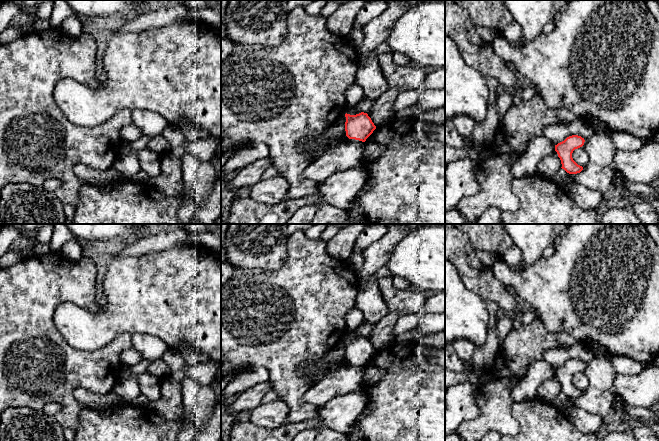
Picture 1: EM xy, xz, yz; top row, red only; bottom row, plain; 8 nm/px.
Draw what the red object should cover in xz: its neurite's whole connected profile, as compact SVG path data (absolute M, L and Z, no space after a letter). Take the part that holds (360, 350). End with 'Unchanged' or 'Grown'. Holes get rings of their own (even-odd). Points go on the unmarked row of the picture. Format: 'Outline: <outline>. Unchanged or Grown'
Outline: M361 336L356 339L345 338L345 355L349 363L365 366L373 357L376 350L367 337Z. Unchanged

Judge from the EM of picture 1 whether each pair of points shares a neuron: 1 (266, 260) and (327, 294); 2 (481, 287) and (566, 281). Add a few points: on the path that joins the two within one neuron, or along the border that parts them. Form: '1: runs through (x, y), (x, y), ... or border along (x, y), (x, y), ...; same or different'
1: border along (287, 246), (287, 256), (279, 268), (255, 268); different
2: border along (490, 268), (492, 273), (506, 287); different

